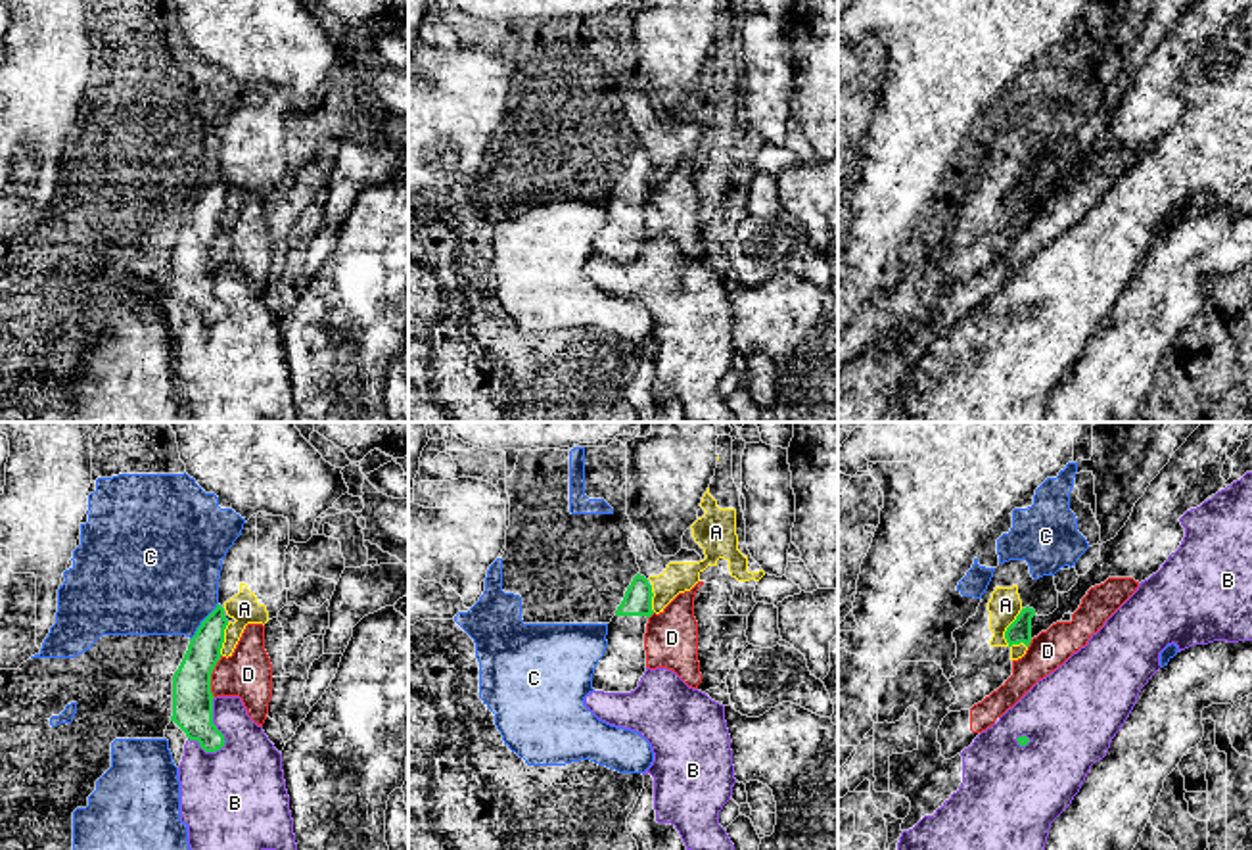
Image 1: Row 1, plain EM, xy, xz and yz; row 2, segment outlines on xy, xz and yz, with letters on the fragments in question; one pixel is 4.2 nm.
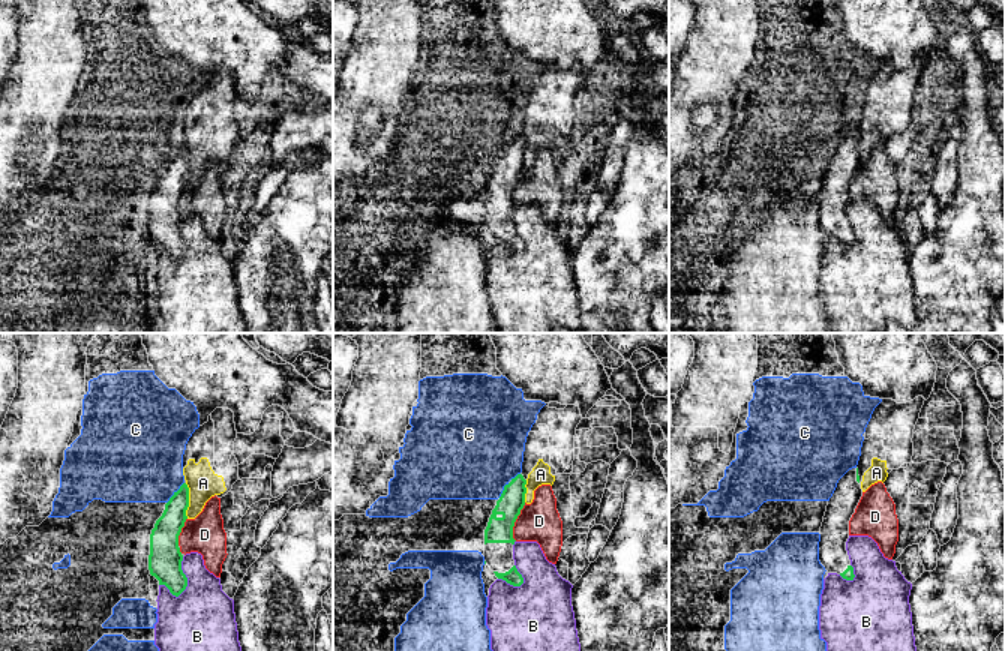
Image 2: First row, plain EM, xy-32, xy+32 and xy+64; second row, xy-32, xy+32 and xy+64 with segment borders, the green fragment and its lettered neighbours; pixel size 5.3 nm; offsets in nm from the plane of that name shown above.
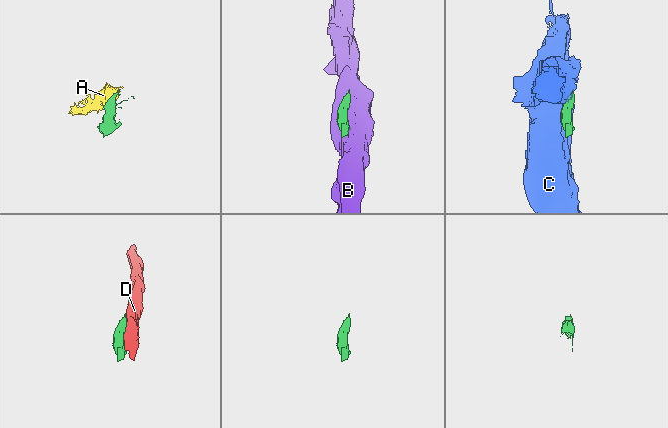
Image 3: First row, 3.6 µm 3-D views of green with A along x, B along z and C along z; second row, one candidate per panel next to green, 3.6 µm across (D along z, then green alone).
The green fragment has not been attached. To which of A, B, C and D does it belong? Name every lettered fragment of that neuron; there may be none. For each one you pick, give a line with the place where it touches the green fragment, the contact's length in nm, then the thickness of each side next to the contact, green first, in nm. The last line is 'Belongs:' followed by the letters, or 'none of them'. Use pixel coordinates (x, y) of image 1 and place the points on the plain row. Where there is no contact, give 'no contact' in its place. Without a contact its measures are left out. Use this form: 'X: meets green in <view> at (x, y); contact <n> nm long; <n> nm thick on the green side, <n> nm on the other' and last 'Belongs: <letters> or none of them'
Belongs: none of them

